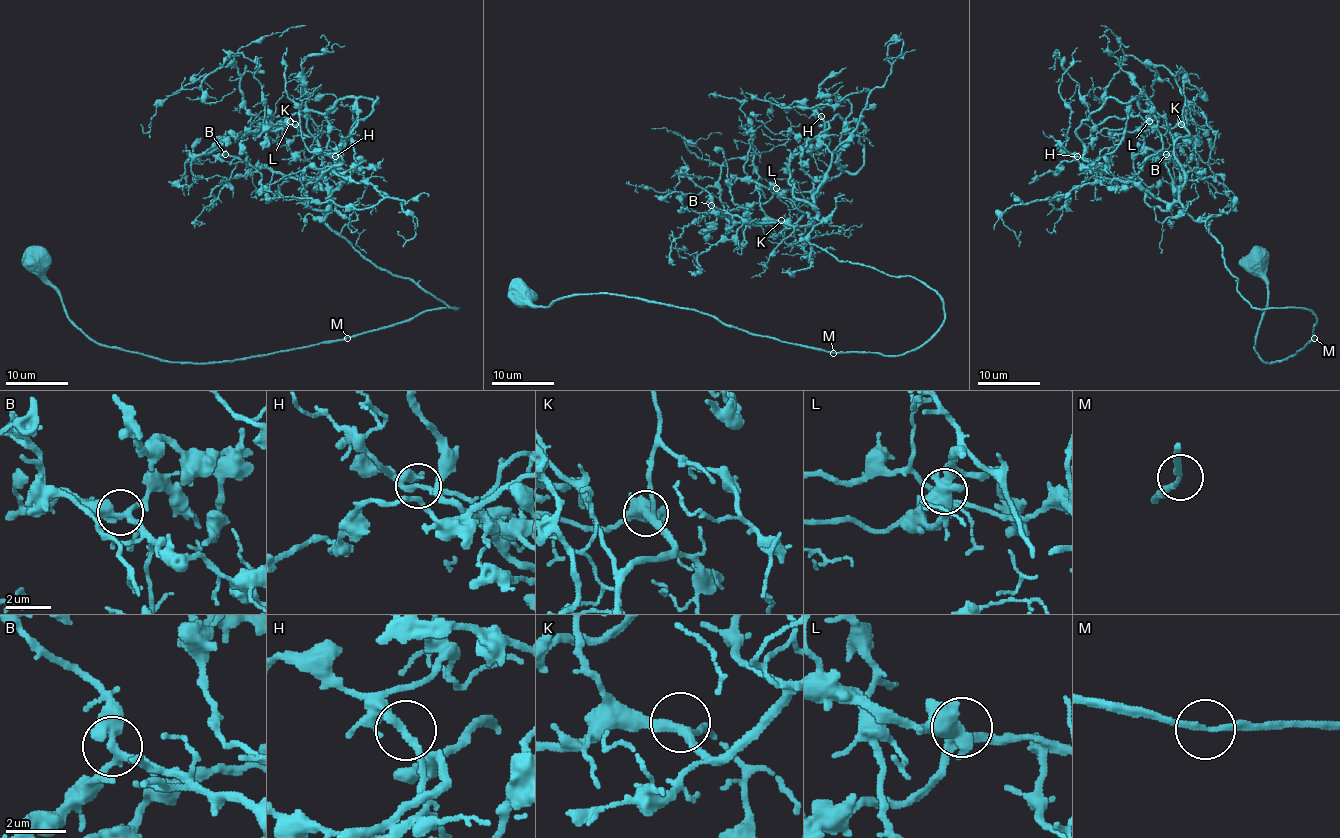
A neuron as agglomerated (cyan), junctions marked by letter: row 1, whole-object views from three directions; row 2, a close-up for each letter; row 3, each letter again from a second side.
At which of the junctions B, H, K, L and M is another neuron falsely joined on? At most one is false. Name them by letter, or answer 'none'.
none

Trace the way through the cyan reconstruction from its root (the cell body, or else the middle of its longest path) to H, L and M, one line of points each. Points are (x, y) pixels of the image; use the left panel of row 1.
H: (35, 264), (96, 342), (174, 362), (289, 351), (457, 309), (371, 264), (323, 219), (345, 180), (335, 157)
L: (35, 264), (96, 342), (174, 362), (457, 309), (323, 219), (318, 141), (306, 110), (290, 121)
M: (35, 264), (59, 294), (65, 314), (96, 342), (166, 361), (236, 361), (348, 337)

